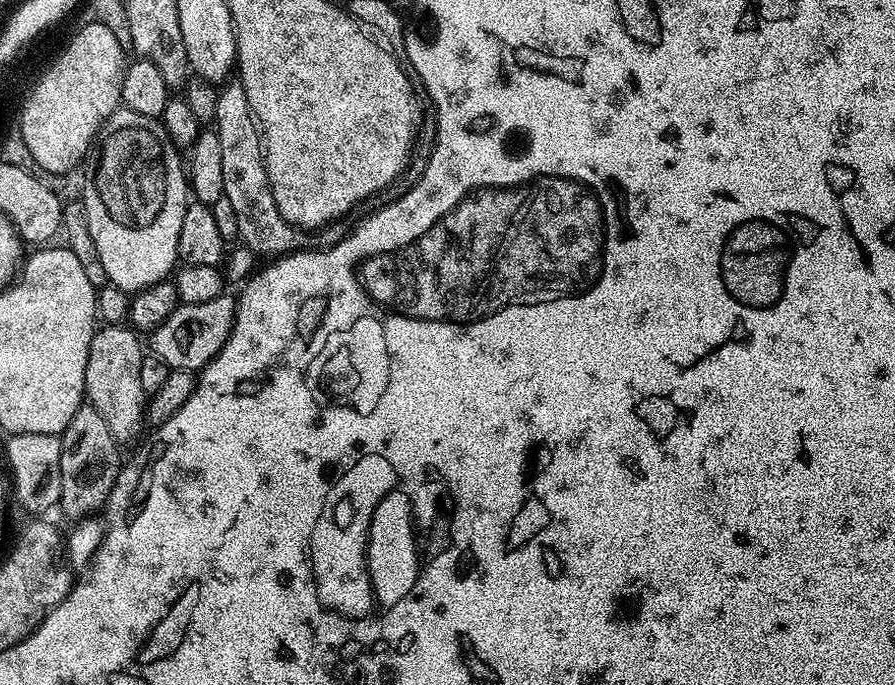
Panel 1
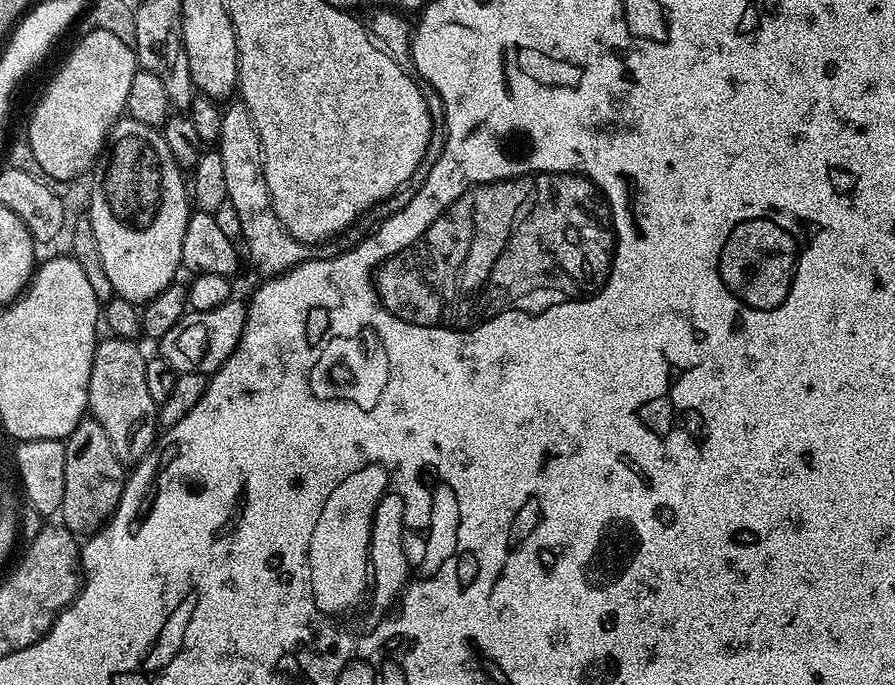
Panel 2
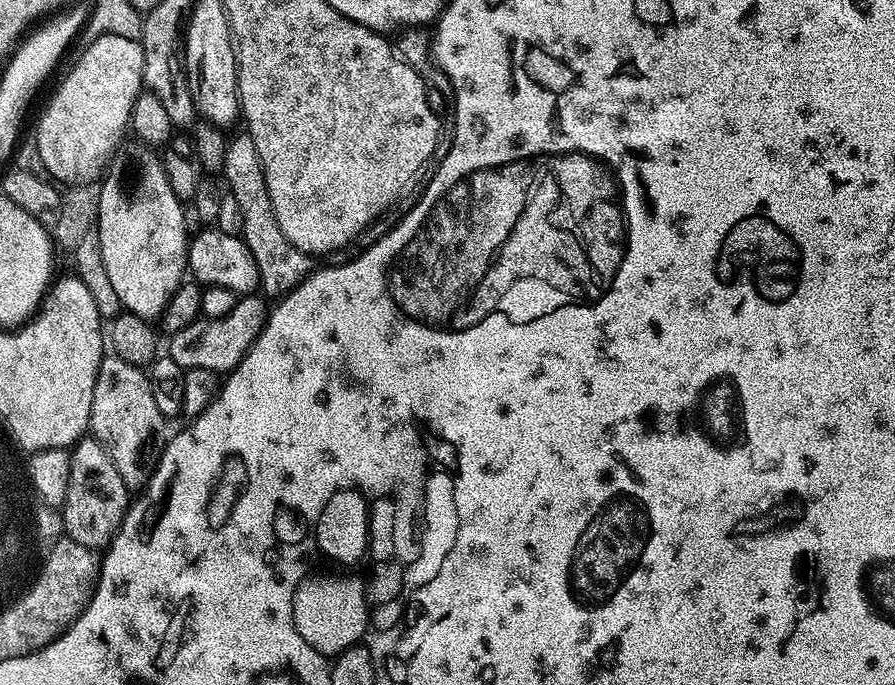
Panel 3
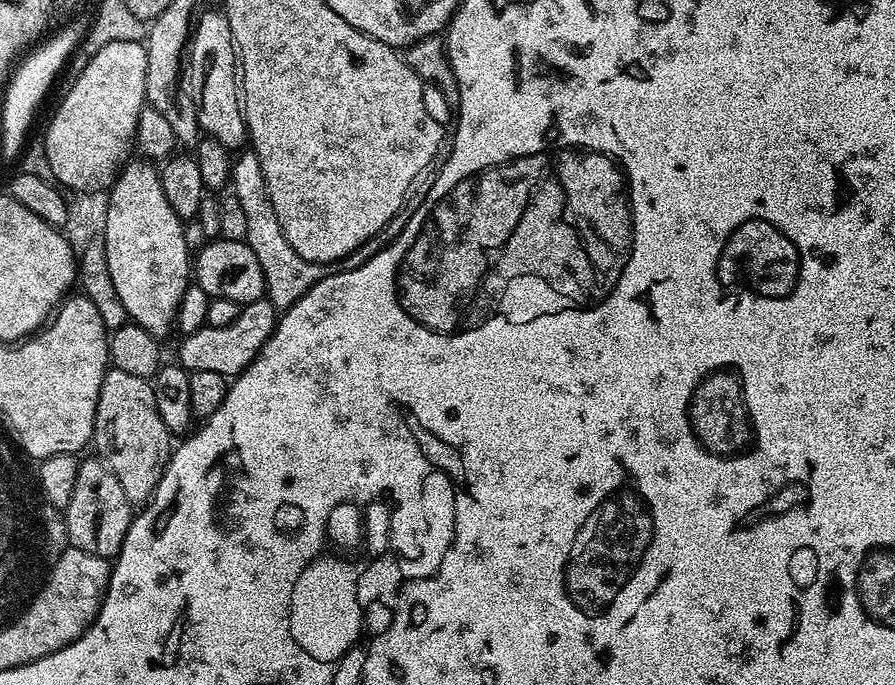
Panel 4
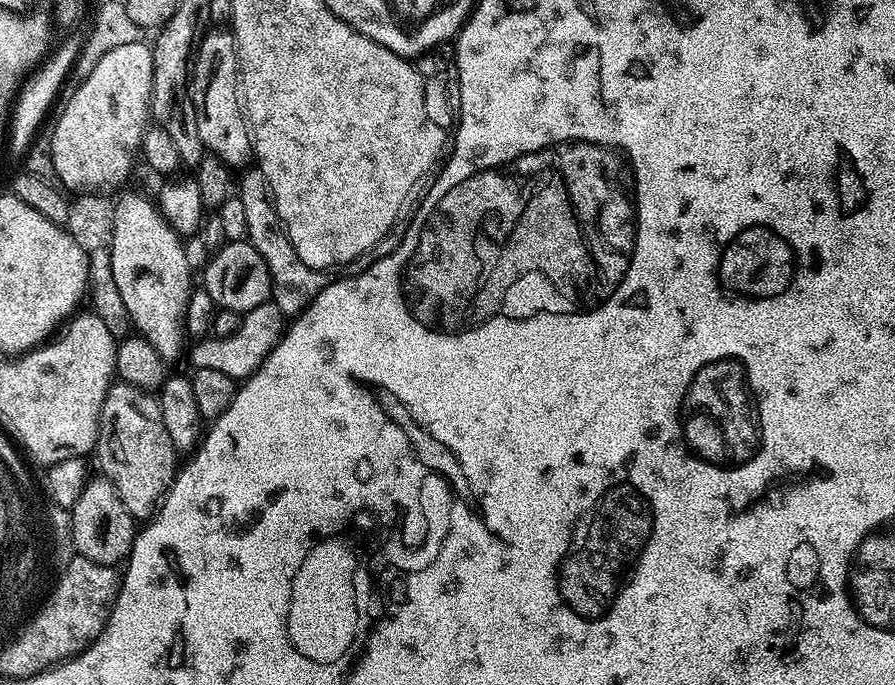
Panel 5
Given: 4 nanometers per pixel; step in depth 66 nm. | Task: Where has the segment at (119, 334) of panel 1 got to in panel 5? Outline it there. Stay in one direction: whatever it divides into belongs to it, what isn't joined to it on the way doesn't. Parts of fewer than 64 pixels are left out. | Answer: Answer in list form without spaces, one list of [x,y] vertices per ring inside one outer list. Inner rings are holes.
[[[123,382],[113,383],[100,411],[95,456],[101,470],[99,473],[111,481],[132,518],[140,522],[149,519],[178,471],[176,447],[161,418],[159,401],[151,391]]]

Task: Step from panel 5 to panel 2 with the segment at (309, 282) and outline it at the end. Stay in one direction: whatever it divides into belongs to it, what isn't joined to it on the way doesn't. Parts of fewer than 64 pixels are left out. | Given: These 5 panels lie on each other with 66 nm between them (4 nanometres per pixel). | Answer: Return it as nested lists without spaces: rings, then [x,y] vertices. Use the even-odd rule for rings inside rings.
[[[243,102],[229,103],[222,111],[222,130],[218,141],[218,150],[222,154],[222,178],[226,178],[227,200],[238,210],[238,222],[242,222],[239,239],[248,247],[248,256],[252,264],[261,272],[261,277],[280,276],[288,269],[307,260],[320,260],[322,246],[304,244],[294,238],[284,227],[272,209],[272,195],[266,186],[264,173],[264,155],[260,152],[258,130],[250,110]]]

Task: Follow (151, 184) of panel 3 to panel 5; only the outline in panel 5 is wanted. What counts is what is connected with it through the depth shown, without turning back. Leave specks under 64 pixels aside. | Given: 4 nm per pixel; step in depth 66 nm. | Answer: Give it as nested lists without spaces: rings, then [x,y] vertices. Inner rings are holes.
[[[141,195],[124,196],[121,200],[115,201],[115,212],[112,216],[113,230],[110,237],[114,282],[118,285],[118,291],[122,293],[122,302],[126,305],[131,327],[147,339],[150,346],[154,346],[154,350],[165,362],[172,362],[186,352],[184,315],[188,310],[188,300],[194,291],[194,285],[192,285],[194,271],[187,265],[181,237],[177,236],[164,221],[159,207],[153,201],[151,204],[146,198],[147,195]]]

